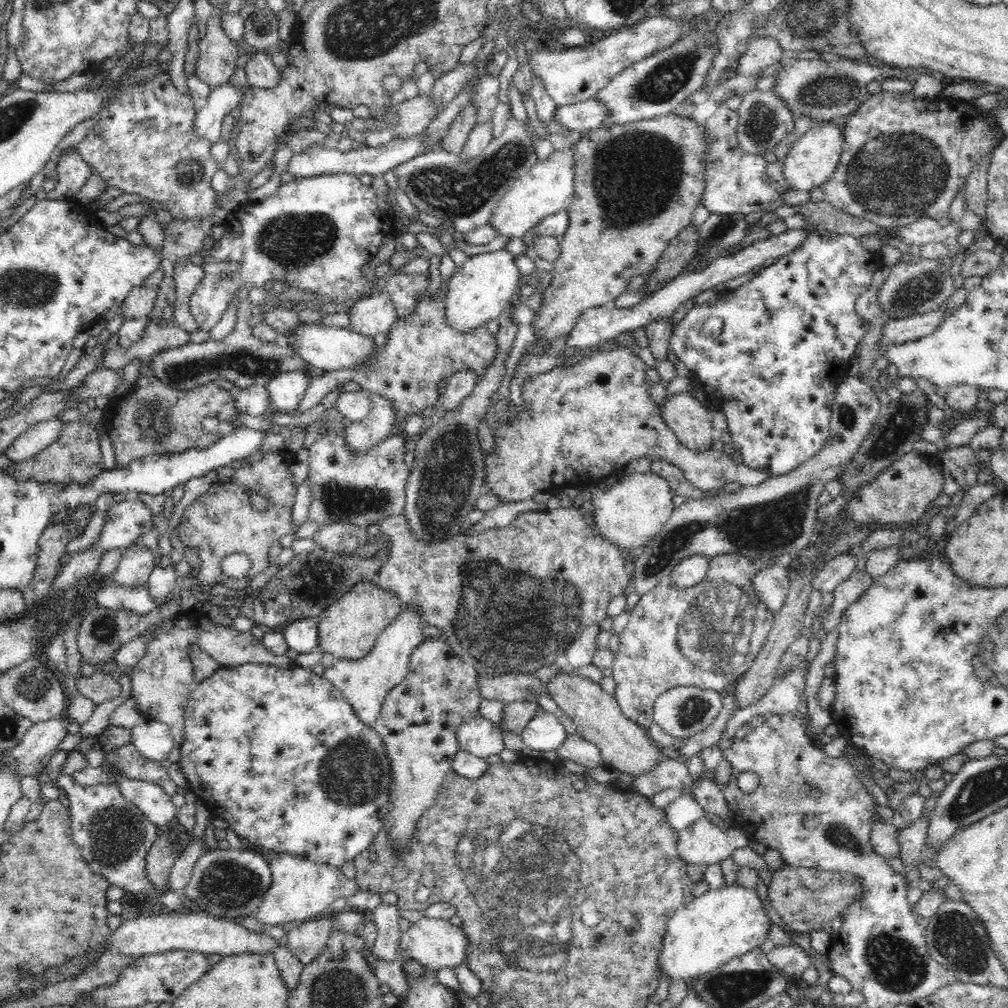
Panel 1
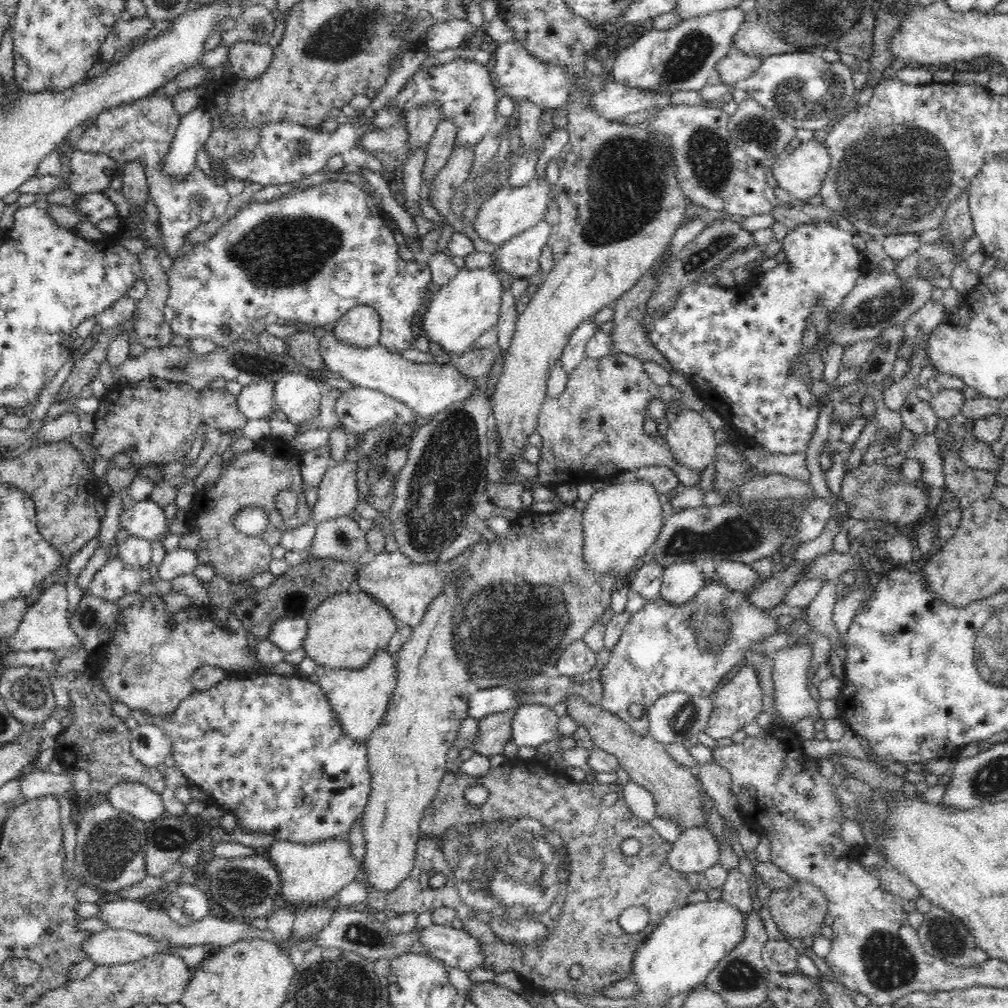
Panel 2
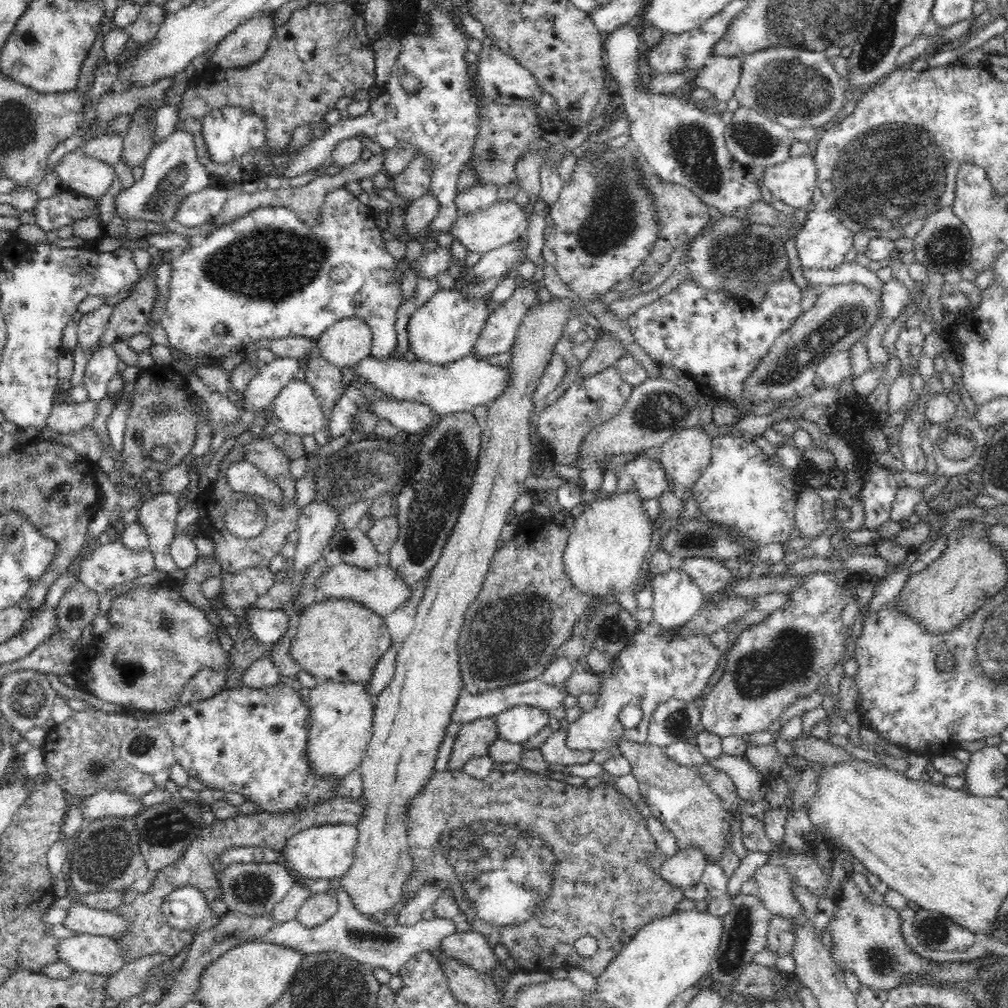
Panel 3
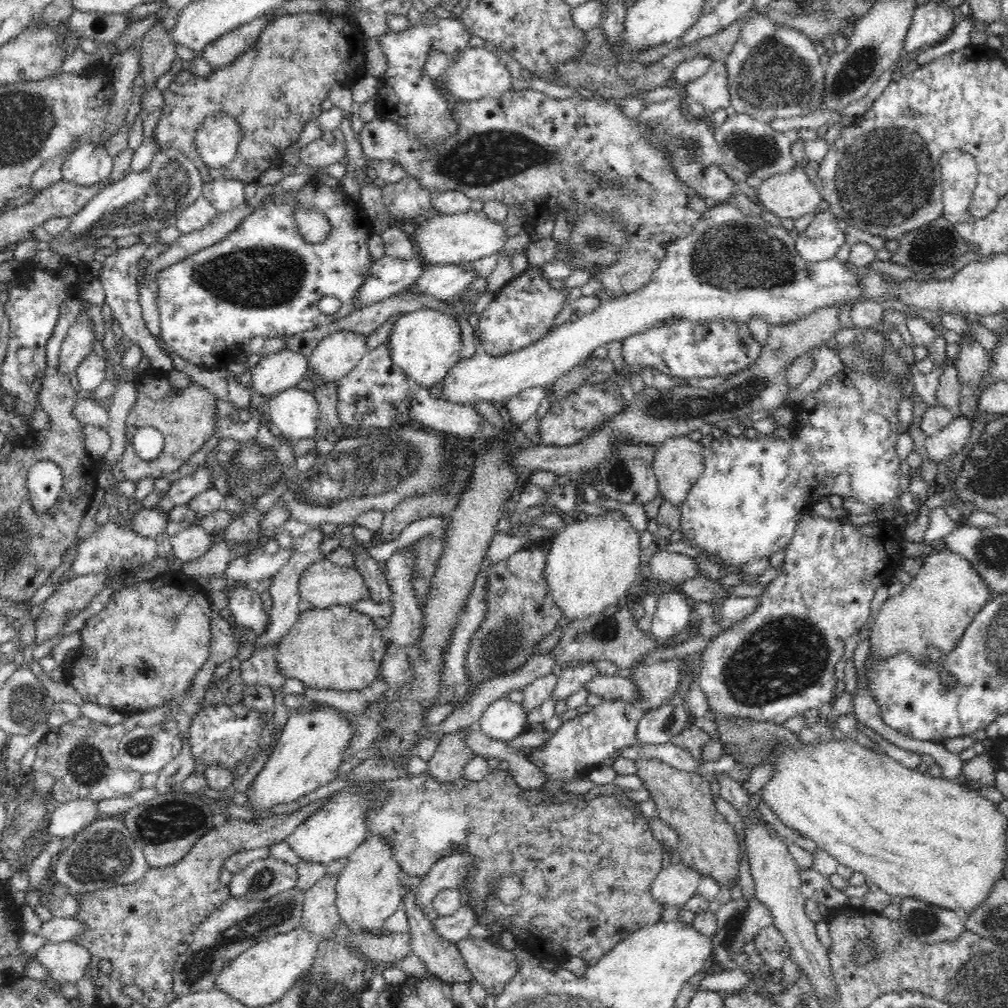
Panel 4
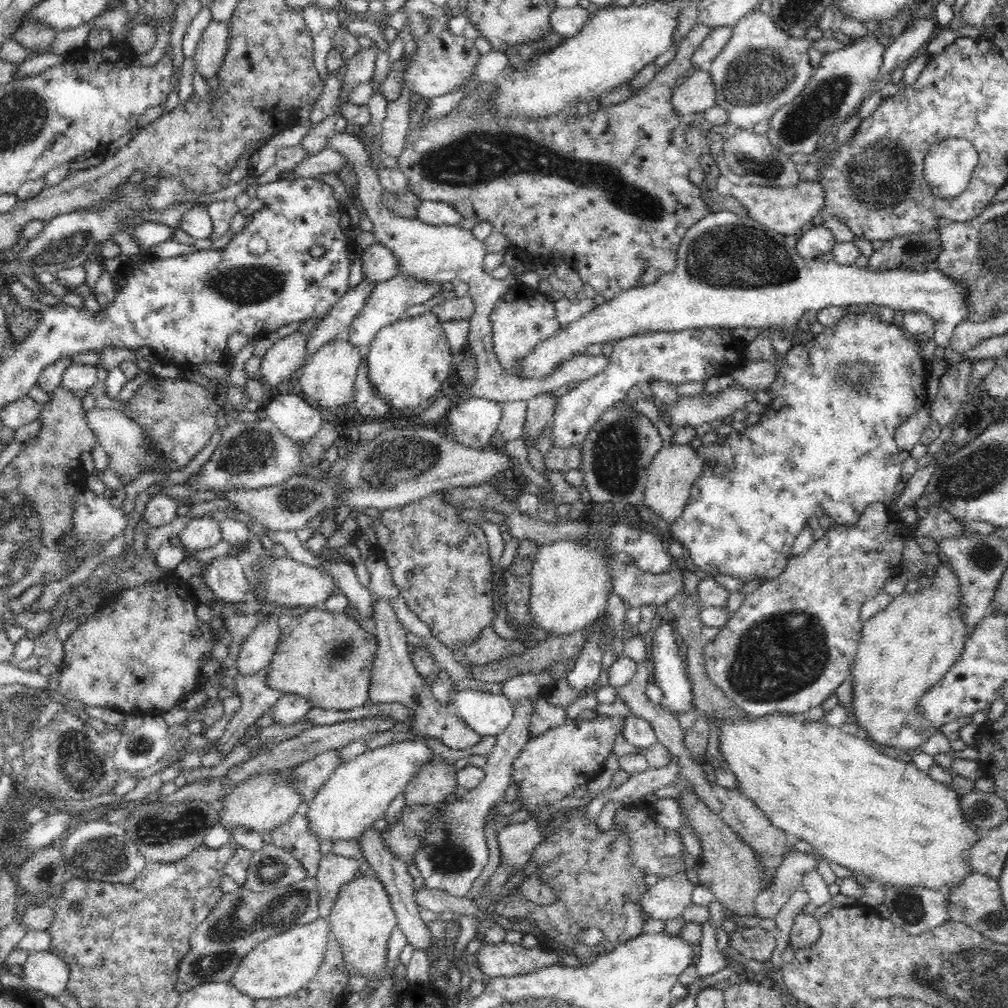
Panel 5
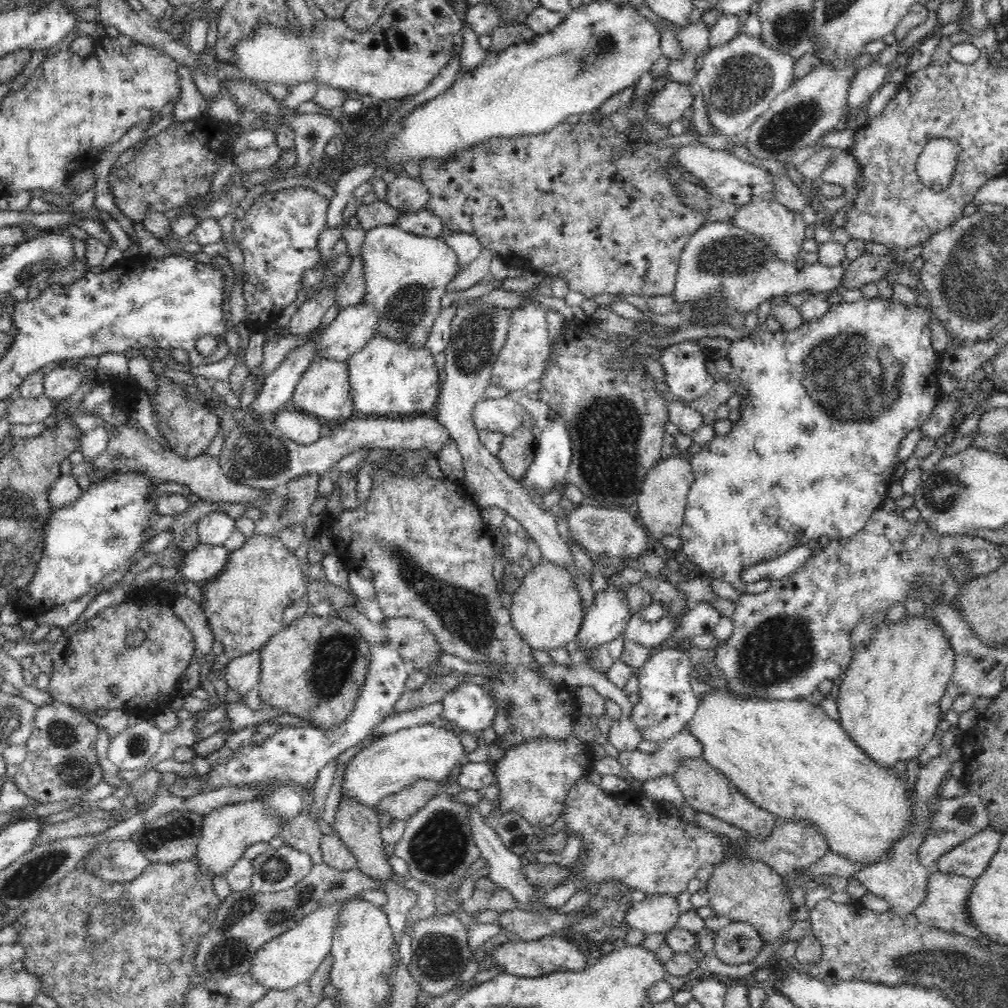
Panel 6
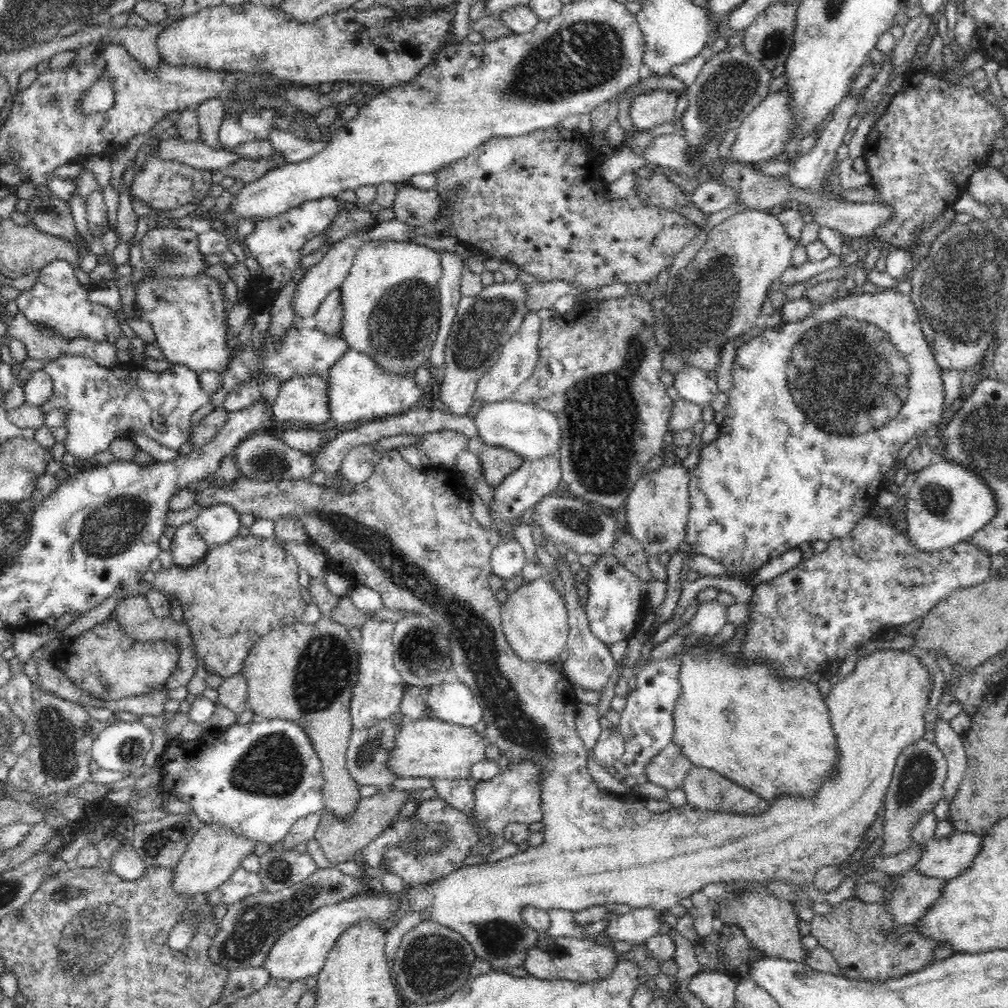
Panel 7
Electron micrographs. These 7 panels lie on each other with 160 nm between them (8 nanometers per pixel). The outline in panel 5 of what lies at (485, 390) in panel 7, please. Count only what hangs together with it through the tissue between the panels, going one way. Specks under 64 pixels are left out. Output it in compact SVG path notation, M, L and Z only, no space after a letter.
M516 283L509 296L502 296L491 315L493 349L500 366L508 373L520 376L520 362L530 354L542 340L559 332L554 300L525 284Z

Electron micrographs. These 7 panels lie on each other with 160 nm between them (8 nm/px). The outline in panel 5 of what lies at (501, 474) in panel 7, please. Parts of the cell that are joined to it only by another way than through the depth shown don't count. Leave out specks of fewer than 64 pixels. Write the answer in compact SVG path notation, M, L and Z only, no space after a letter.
M548 392L540 394L526 401L526 422L521 436L528 440L536 440L544 426L550 424L557 403L557 398Z

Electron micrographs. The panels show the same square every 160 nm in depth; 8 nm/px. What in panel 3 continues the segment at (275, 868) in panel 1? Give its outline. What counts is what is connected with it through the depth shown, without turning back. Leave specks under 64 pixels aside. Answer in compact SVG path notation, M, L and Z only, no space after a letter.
M338 821L311 826L298 831L287 840L285 848L276 857L288 867L294 877L304 877L315 881L332 878L340 880L352 864L358 842L358 827L355 822Z

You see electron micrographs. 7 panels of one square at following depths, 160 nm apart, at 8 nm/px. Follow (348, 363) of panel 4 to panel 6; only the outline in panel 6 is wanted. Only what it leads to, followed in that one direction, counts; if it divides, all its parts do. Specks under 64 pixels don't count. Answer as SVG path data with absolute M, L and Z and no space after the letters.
M316 356L308 370L299 376L300 380L294 389L289 406L333 422L339 418L349 420L354 415L354 410L352 397L349 395L348 371L348 363L345 360L340 362Z

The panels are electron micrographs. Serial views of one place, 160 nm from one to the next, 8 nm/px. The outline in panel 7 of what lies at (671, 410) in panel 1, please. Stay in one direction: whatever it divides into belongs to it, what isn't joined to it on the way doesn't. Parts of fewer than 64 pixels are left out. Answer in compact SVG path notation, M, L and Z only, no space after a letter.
M682 464L663 465L656 471L642 475L631 488L625 502L628 531L643 545L648 554L670 554L685 542L690 510L690 471Z

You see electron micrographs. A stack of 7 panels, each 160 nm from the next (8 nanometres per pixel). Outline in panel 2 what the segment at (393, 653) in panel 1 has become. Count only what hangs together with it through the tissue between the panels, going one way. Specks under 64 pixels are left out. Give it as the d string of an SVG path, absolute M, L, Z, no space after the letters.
M385 649L377 651L372 661L363 670L331 670L326 668L324 675L319 678L320 689L324 692L324 695L326 695L326 699L328 699L330 705L332 705L332 711L334 711L334 715L338 717L344 735L350 738L350 740L358 744L362 744L362 742L367 743L382 723L394 688L396 688L398 684L398 667L396 667L396 662L397 656L390 655L388 650Z

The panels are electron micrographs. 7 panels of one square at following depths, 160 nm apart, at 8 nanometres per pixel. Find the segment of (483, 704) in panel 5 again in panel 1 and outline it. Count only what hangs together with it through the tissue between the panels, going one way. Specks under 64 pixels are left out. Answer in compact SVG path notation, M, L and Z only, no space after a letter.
M543 709L532 718L532 722L528 722L528 726L520 736L526 747L538 750L540 753L556 751L568 737L557 714L549 714Z

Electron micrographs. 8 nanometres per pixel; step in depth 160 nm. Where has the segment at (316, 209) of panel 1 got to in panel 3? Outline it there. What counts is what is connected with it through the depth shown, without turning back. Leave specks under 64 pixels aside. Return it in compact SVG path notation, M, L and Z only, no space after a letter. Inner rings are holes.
M344 187L333 190L325 197L325 204L321 209L321 220L315 228L304 225L292 211L284 208L284 206L261 207L260 209L252 210L252 213L246 214L231 224L214 229L200 245L192 245L189 249L176 253L171 261L171 267L169 298L161 326L166 330L170 345L179 350L179 352L187 354L187 356L207 356L211 361L219 361L221 357L226 356L226 354L229 355L232 349L251 342L256 343L260 338L274 340L276 338L302 335L317 340L325 330L328 330L336 322L355 317L368 323L374 335L371 356L388 358L397 347L396 320L398 320L398 310L402 306L401 282L404 274L399 272L399 261L394 259L394 256L390 255L390 252L386 250L386 241L382 238L382 231L376 225L374 210L369 206L361 204L359 198L356 198L354 194ZM218 324L223 324L226 327L224 335L216 335L214 333L214 329Z

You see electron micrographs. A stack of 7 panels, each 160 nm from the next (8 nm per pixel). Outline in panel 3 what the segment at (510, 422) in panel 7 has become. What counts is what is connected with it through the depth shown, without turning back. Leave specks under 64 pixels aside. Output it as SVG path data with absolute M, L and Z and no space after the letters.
M368 400L366 407L374 411L374 415L378 415L380 419L390 421L404 434L424 433L441 418L426 404L418 401Z

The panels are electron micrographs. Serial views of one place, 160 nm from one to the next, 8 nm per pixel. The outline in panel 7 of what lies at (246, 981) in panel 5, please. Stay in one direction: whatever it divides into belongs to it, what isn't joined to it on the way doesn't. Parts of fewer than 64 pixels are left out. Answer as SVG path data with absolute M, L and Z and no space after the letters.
M389 449L384 452L385 456L382 461L376 464L374 472L368 476L366 482L362 482L355 486L352 492L344 493L340 492L338 488L325 487L320 484L312 483L311 481L300 480L287 480L287 481L260 481L254 478L248 478L244 475L238 474L237 477L227 485L221 487L210 487L203 491L200 490L196 496L196 503L200 506L209 507L215 504L227 504L240 514L250 513L256 518L266 518L266 520L278 520L278 518L297 518L301 520L306 534L309 536L309 543L317 548L321 548L323 553L326 555L328 566L330 571L338 572L343 574L345 577L349 577L351 581L359 582L372 590L379 592L382 597L383 605L388 610L405 610L417 613L420 615L428 615L430 619L434 619L434 622L440 625L440 629L444 631L448 642L450 643L451 649L451 660L453 661L453 667L460 679L460 683L468 686L468 689L476 696L476 701L480 703L483 711L483 720L486 723L486 731L484 733L485 739L488 744L494 744L501 750L501 754L505 754L511 764L516 764L520 760L527 760L536 766L543 768L541 774L540 789L542 789L542 805L541 809L543 812L542 824L544 824L544 841L539 847L521 847L520 850L513 856L503 858L494 863L483 863L474 864L467 867L460 867L450 874L444 875L442 878L428 881L425 883L415 883L411 885L405 885L405 888L401 892L390 893L389 891L384 892L364 892L356 894L354 897L344 899L342 902L337 902L333 905L323 906L316 910L316 912L310 913L307 917L304 917L300 922L296 923L291 930L288 930L283 936L278 938L270 952L268 952L268 958L264 962L266 970L270 971L271 978L274 979L286 979L297 981L305 979L308 976L317 975L320 970L324 968L325 959L328 958L332 947L338 938L345 932L348 931L354 924L358 924L360 920L365 920L374 927L380 927L384 930L390 931L392 927L392 921L398 920L398 910L400 910L400 904L402 900L406 900L409 906L409 912L422 912L425 910L422 916L422 920L437 922L442 926L460 933L462 937L466 938L472 945L475 956L478 958L484 958L490 964L494 971L503 971L504 968L518 968L518 966L524 967L524 960L528 958L528 950L536 946L539 934L528 927L525 920L522 918L522 908L531 906L538 910L571 910L572 912L580 912L580 910L586 910L590 906L602 906L607 903L614 904L628 904L632 909L636 907L640 908L655 908L660 911L668 911L674 906L678 906L680 900L689 898L694 892L701 891L706 884L710 882L724 882L730 883L732 881L752 881L756 883L765 883L766 881L788 881L794 883L794 887L799 889L804 885L813 884L814 876L820 868L823 866L838 865L845 862L864 844L864 838L866 838L866 832L868 828L872 826L872 822L876 820L878 816L878 810L882 808L882 801L885 798L886 790L890 786L893 772L896 766L897 758L901 755L901 752L913 742L919 741L919 738L924 736L926 733L926 724L924 722L924 714L929 711L929 700L932 695L934 688L934 678L929 674L929 671L921 664L920 660L916 656L912 656L911 653L899 650L884 650L870 654L870 656L863 656L861 660L858 660L855 670L848 674L846 677L842 677L838 684L831 687L828 692L828 711L830 711L830 723L832 723L832 729L834 735L836 735L837 742L837 763L833 773L824 779L824 782L820 784L820 790L816 794L816 798L799 798L798 796L789 796L784 794L780 798L772 800L768 810L765 810L762 814L752 815L746 813L730 813L724 811L708 811L700 810L693 807L689 803L679 807L672 807L670 810L666 810L662 813L656 814L646 808L646 800L639 798L636 800L636 795L626 798L627 800L619 800L618 798L612 798L607 793L604 793L598 789L598 785L594 783L591 777L589 768L586 767L588 762L588 750L578 732L576 732L575 719L578 715L578 700L576 697L575 688L565 678L562 672L554 670L553 666L548 662L524 662L520 659L516 652L512 649L507 638L505 637L502 625L501 625L501 606L500 602L496 599L495 592L493 592L488 586L488 576L491 572L491 554L494 548L498 546L503 531L499 530L488 530L482 526L482 523L476 520L476 517L470 510L470 499L472 491L465 484L463 477L457 472L457 468L445 469L444 466L438 466L434 464L428 465L425 469L416 469L404 461L401 456L401 452L398 449Z

